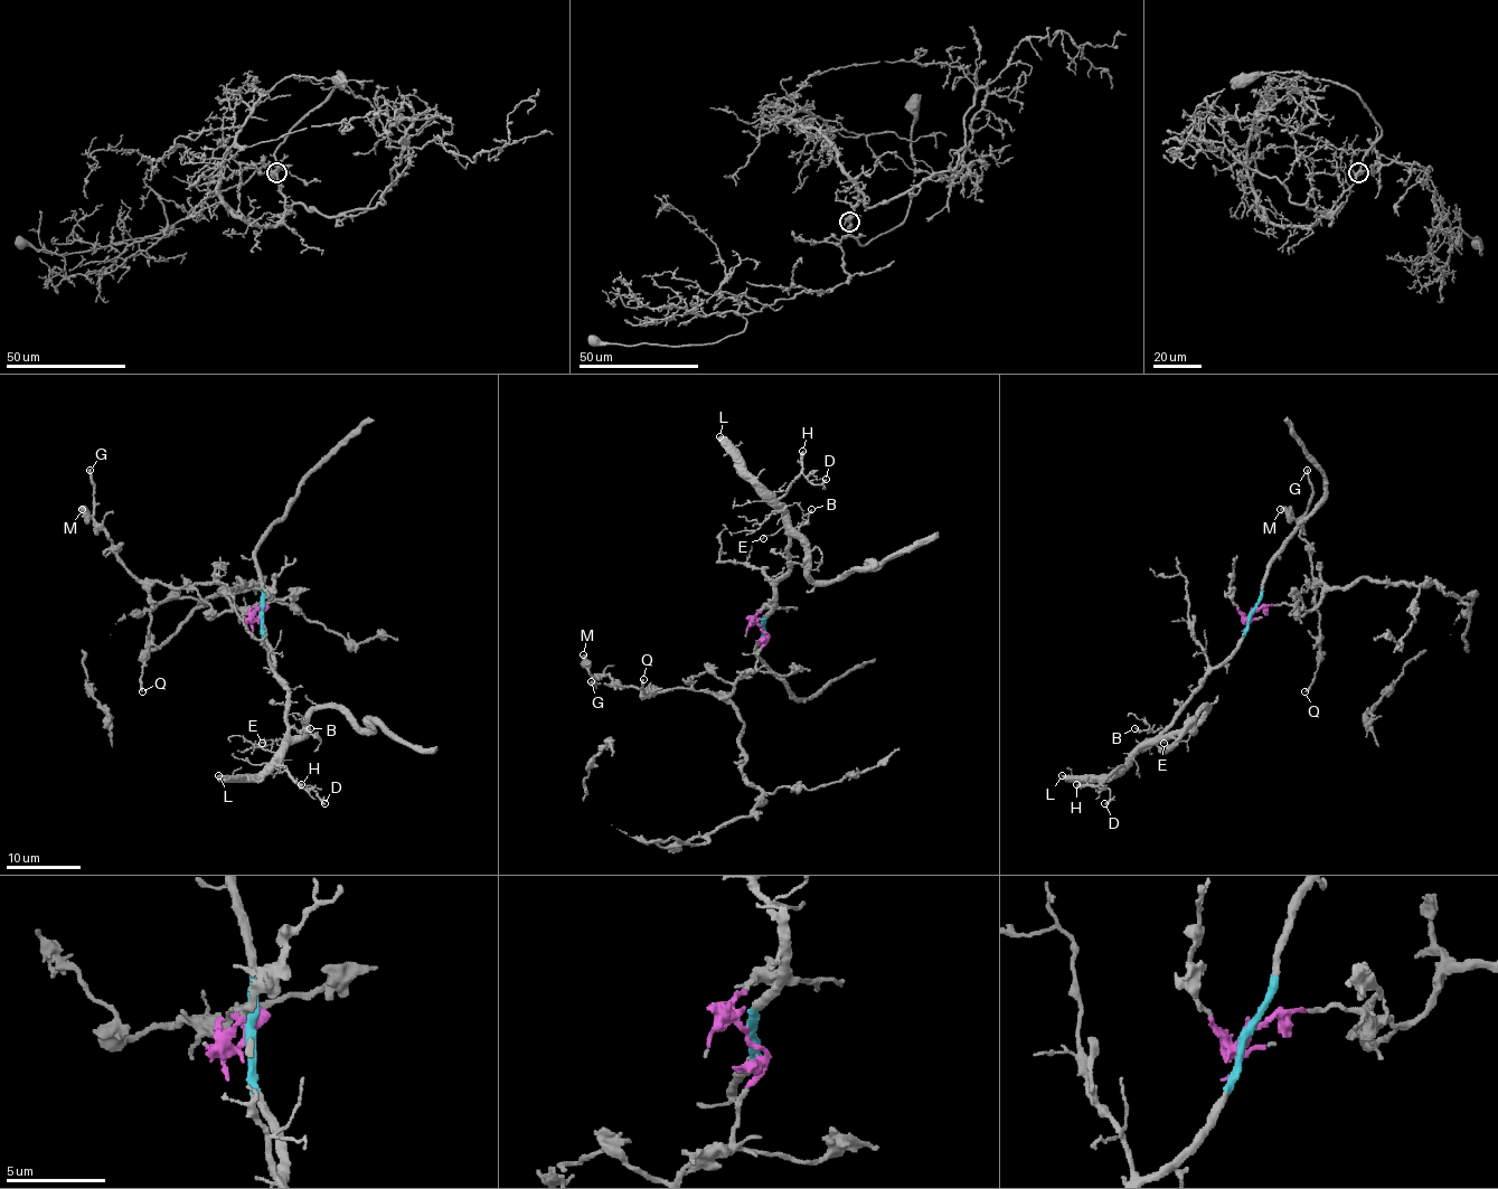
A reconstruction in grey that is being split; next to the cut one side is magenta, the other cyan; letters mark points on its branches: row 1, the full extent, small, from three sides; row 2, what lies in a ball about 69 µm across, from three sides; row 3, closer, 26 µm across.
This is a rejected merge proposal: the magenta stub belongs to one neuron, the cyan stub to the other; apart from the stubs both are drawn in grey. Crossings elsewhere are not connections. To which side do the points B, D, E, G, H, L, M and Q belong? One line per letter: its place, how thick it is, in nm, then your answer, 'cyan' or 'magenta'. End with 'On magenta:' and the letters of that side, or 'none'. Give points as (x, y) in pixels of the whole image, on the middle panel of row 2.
B: at (811, 509); 100 nm thick; cyan
D: at (826, 479); 180 nm thick; cyan
E: at (763, 538); 110 nm thick; cyan
G: at (591, 681); 280 nm thick; magenta
H: at (802, 451); 420 nm thick; cyan
L: at (719, 436); 440 nm thick; cyan
M: at (583, 654); 400 nm thick; magenta
Q: at (643, 679); 200 nm thick; magenta
On magenta: G, M, Q

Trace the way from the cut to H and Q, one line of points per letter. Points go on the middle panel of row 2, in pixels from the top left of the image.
H: (762, 626), (775, 601), (775, 584), (789, 571), (789, 518), (779, 499), (801, 471), (803, 451)
Q: (762, 626), (764, 643), (759, 662), (728, 696), (687, 688), (650, 690), (652, 694), (647, 694), (642, 679)

